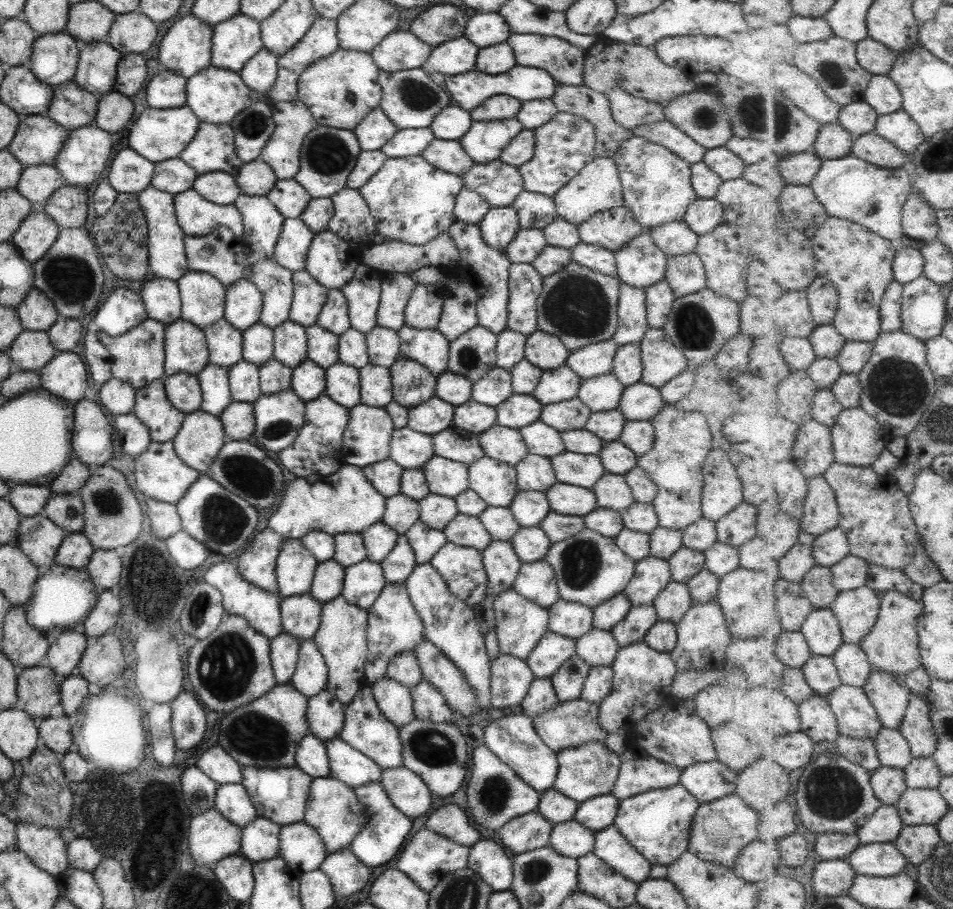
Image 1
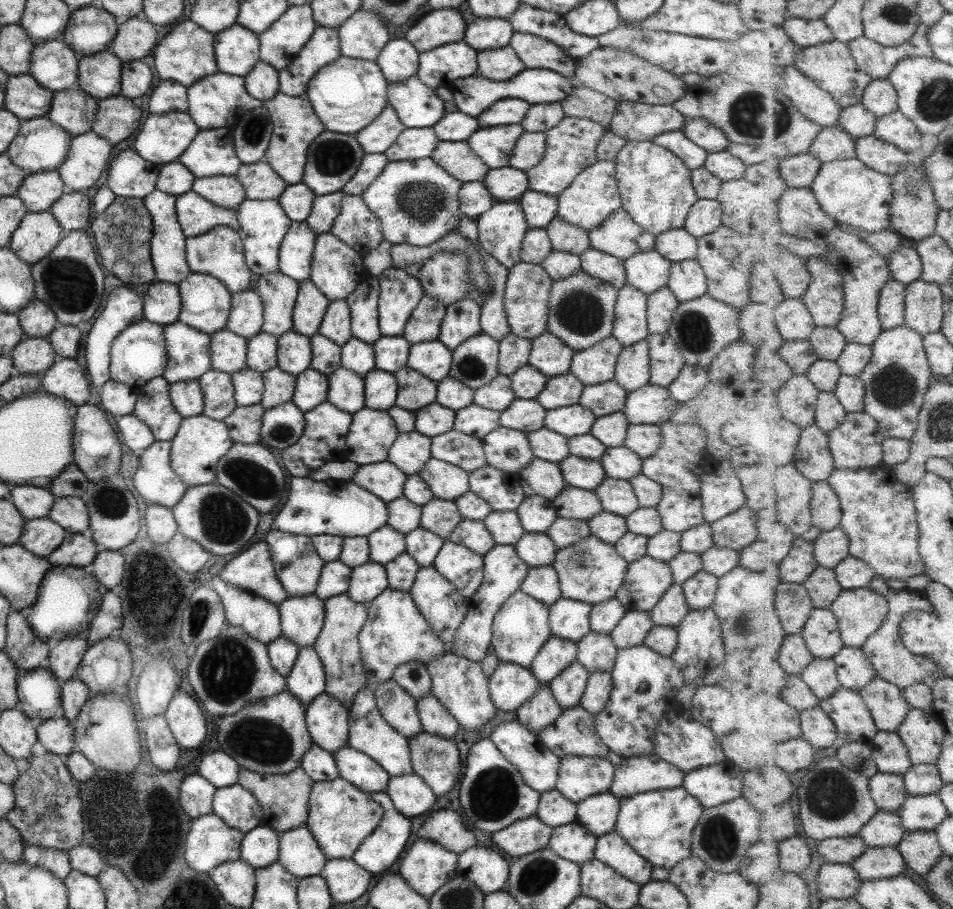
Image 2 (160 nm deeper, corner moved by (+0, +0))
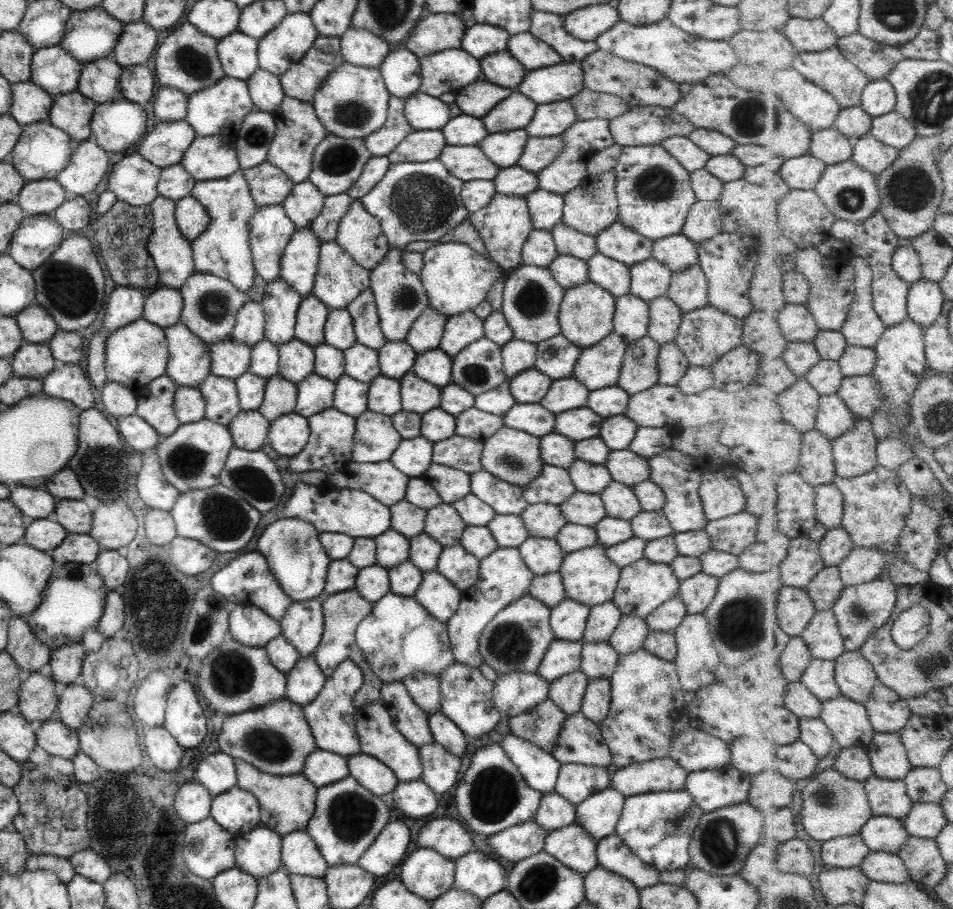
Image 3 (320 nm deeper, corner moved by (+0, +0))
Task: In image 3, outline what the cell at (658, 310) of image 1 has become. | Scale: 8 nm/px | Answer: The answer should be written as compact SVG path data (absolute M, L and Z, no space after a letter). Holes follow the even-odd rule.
M667 296L659 297L647 303L648 327L646 335L657 342L671 342L677 334L682 312Z

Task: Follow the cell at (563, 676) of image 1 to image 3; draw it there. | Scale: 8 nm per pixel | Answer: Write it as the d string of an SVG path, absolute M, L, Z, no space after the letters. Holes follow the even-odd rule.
M581 670L563 675L549 684L547 699L566 716L578 714L587 682Z

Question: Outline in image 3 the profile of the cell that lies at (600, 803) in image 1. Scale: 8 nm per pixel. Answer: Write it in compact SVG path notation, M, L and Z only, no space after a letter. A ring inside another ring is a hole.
M605 788L576 805L573 823L583 827L591 838L598 841L614 832L623 803L622 794L613 788Z

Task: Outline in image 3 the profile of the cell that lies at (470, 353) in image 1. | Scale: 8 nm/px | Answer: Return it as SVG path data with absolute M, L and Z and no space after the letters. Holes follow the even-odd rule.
M484 336L452 358L451 380L473 396L493 390L505 381L500 346Z

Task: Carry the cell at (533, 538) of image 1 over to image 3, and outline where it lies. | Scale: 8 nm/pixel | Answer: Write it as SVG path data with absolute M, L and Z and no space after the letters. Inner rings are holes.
M528 536L516 549L534 575L558 572L566 555L553 538Z

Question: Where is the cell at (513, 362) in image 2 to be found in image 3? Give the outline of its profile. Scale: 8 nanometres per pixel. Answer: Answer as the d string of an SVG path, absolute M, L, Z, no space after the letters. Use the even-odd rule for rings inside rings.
M512 338L500 347L500 355L503 372L507 378L510 378L523 370L534 368L536 346Z

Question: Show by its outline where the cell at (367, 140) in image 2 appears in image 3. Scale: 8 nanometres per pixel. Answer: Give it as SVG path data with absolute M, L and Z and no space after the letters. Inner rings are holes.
M390 96L387 118L379 130L363 138L365 148L372 157L387 157L413 129L403 114L404 98Z

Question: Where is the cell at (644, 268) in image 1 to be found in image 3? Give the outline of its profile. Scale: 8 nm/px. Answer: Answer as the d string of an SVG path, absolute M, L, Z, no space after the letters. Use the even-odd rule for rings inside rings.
M653 258L629 265L630 294L649 303L666 295L671 271Z

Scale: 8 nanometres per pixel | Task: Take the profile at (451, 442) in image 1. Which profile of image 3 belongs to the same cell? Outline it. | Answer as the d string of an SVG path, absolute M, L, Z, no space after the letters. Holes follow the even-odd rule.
M453 435L446 440L432 443L431 462L470 475L482 469L481 452L481 441Z

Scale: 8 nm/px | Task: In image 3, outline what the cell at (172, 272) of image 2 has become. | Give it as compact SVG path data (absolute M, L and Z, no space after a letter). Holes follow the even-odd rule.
M157 196L148 206L152 217L152 232L147 239L146 249L154 262L159 280L168 288L179 291L189 276L196 272L192 259L190 241L179 233L174 220L175 201Z

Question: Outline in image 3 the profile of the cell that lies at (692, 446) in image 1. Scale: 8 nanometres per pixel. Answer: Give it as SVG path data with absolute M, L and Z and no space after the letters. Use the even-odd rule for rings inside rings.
M671 448L649 457L648 468L649 480L663 491L665 502L661 511L669 521L673 534L703 529L707 520L698 495L701 466L685 453Z

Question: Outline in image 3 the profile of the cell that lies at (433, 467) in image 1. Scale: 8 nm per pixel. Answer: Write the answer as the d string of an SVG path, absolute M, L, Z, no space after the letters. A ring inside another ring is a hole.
M431 463L419 478L431 486L445 504L470 493L469 475L448 466Z

